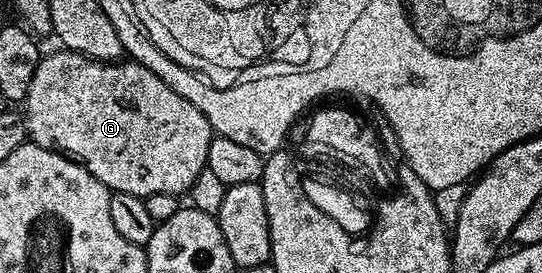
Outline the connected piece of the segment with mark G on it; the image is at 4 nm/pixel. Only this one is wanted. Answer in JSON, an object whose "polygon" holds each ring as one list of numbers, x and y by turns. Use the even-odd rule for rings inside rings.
{"polygon":[[56,49,53,55,45,54,41,58,38,69,34,69,34,81,30,81,28,95,24,98,22,114,24,124,28,126,28,139,31,142,51,151,58,151,61,155,66,155,74,162,82,164,90,173,94,173,94,177,98,177,98,181,102,181,102,185,106,185,114,193,121,191,141,197,154,193,170,193,180,197,183,196,183,191,184,194,191,192,194,181,198,179,198,173,202,173,207,168,210,141,214,138,210,121,206,121,206,117,202,117,202,113,194,109,194,105,190,105,186,97,178,97,178,93,174,93,170,85,158,81,158,77,154,77,154,73,150,73,150,69,146,69,141,63,131,61,100,63,97,59,87,59,86,56,67,49]]}

